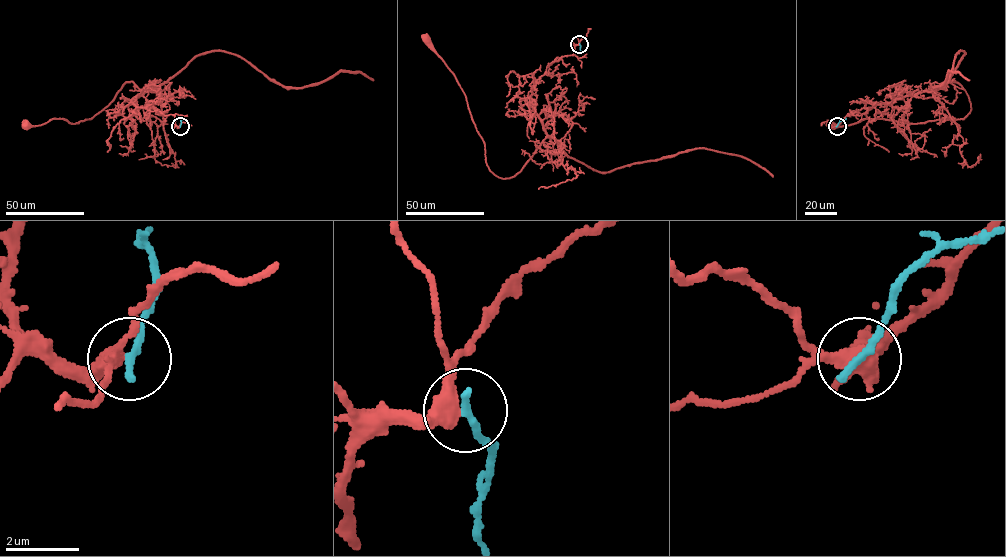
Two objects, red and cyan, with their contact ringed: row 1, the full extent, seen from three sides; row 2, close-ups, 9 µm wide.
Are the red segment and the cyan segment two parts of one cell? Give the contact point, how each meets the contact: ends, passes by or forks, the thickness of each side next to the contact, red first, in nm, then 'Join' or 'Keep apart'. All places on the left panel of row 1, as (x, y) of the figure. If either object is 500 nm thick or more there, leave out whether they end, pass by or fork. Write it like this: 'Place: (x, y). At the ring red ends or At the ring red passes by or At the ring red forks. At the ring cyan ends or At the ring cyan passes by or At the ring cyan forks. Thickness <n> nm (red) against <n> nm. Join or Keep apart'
Place: (180, 126). At the ring red passes by. At the ring cyan ends. Thickness 420 nm (red) against 240 nm. Keep apart

